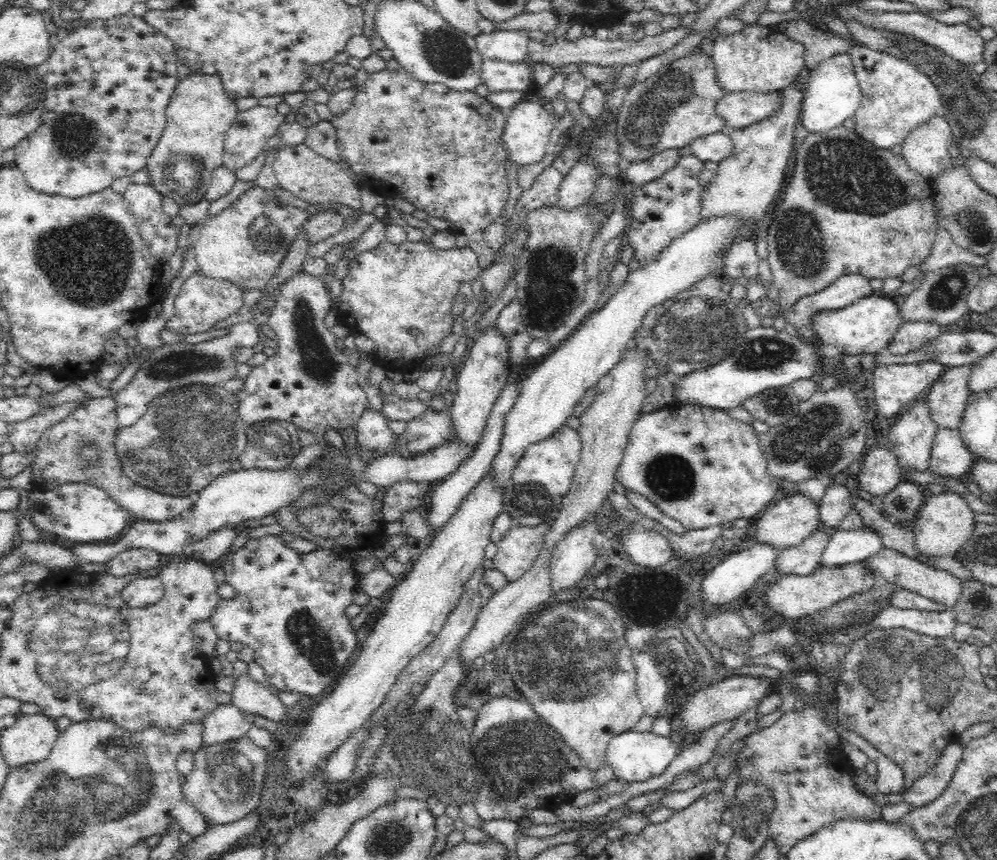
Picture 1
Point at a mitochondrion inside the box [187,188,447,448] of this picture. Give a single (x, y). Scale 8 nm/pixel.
(316, 360)

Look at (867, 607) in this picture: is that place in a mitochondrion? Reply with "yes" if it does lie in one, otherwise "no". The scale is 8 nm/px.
yes

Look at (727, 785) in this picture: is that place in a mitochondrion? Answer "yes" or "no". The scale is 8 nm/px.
no

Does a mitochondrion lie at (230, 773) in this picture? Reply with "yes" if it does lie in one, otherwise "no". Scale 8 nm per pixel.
yes

